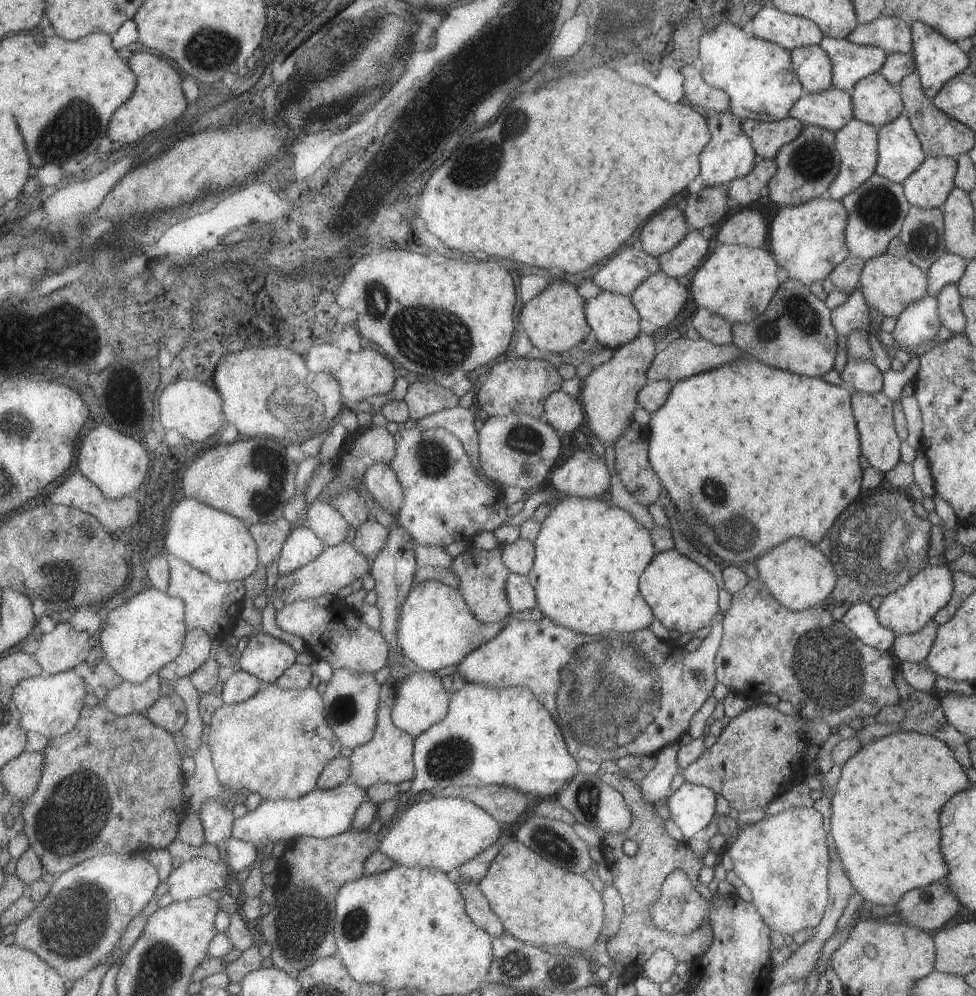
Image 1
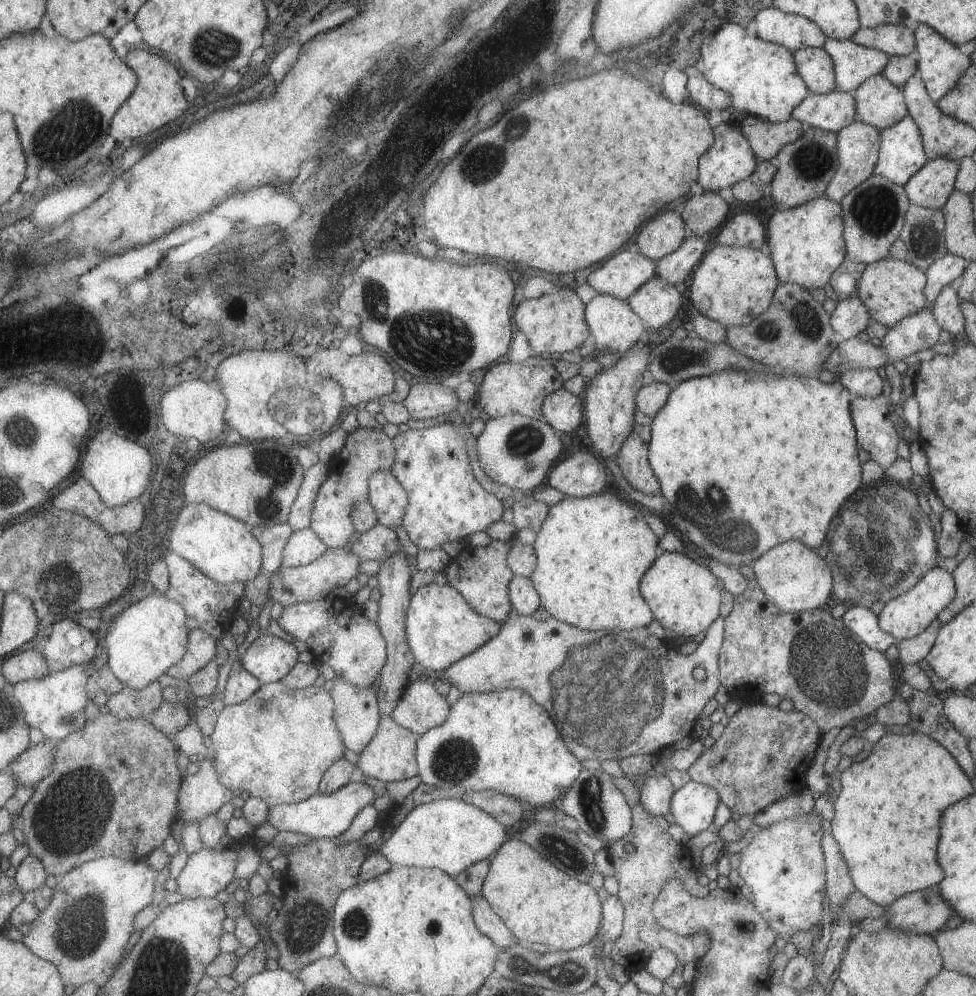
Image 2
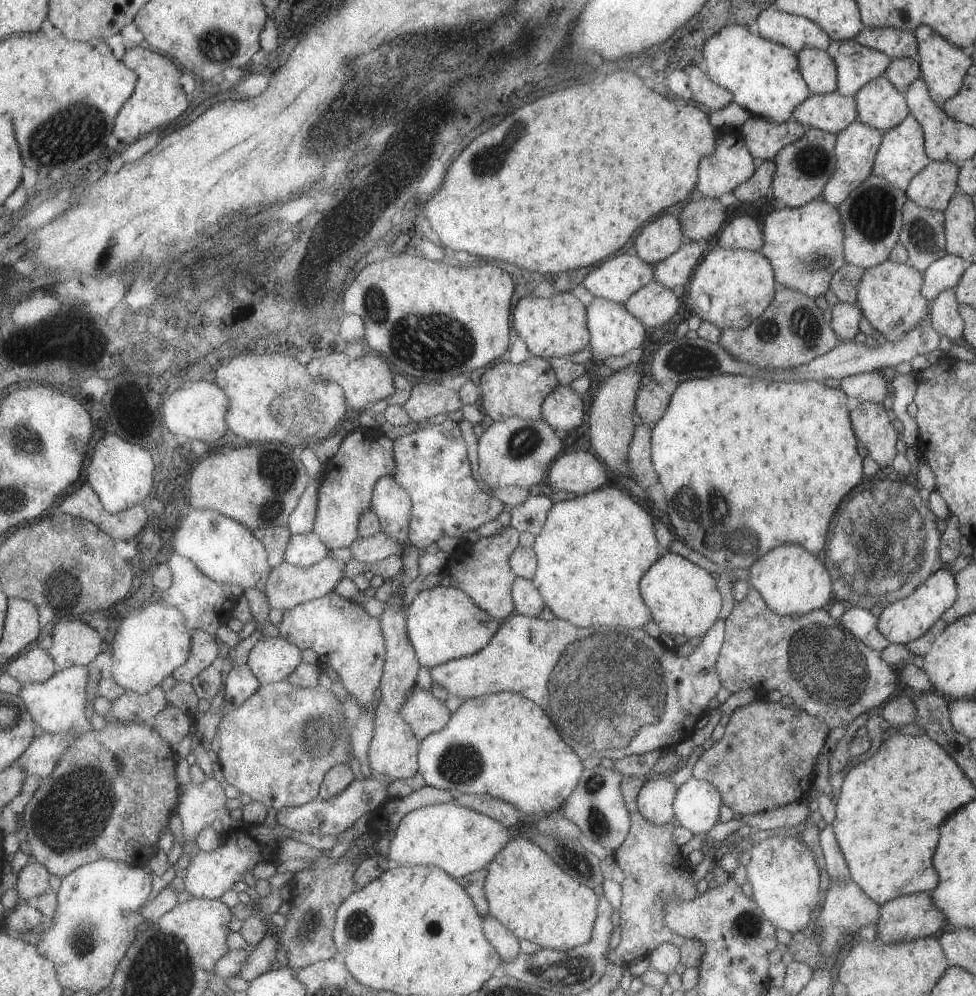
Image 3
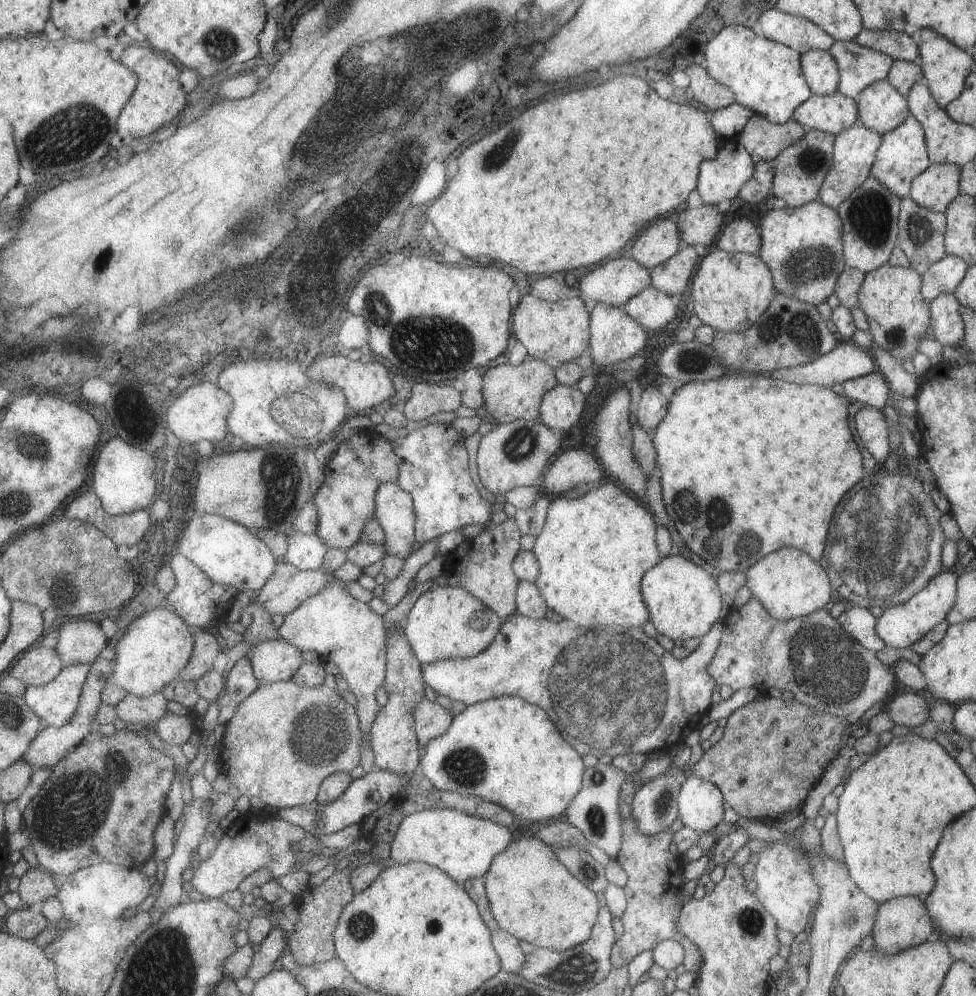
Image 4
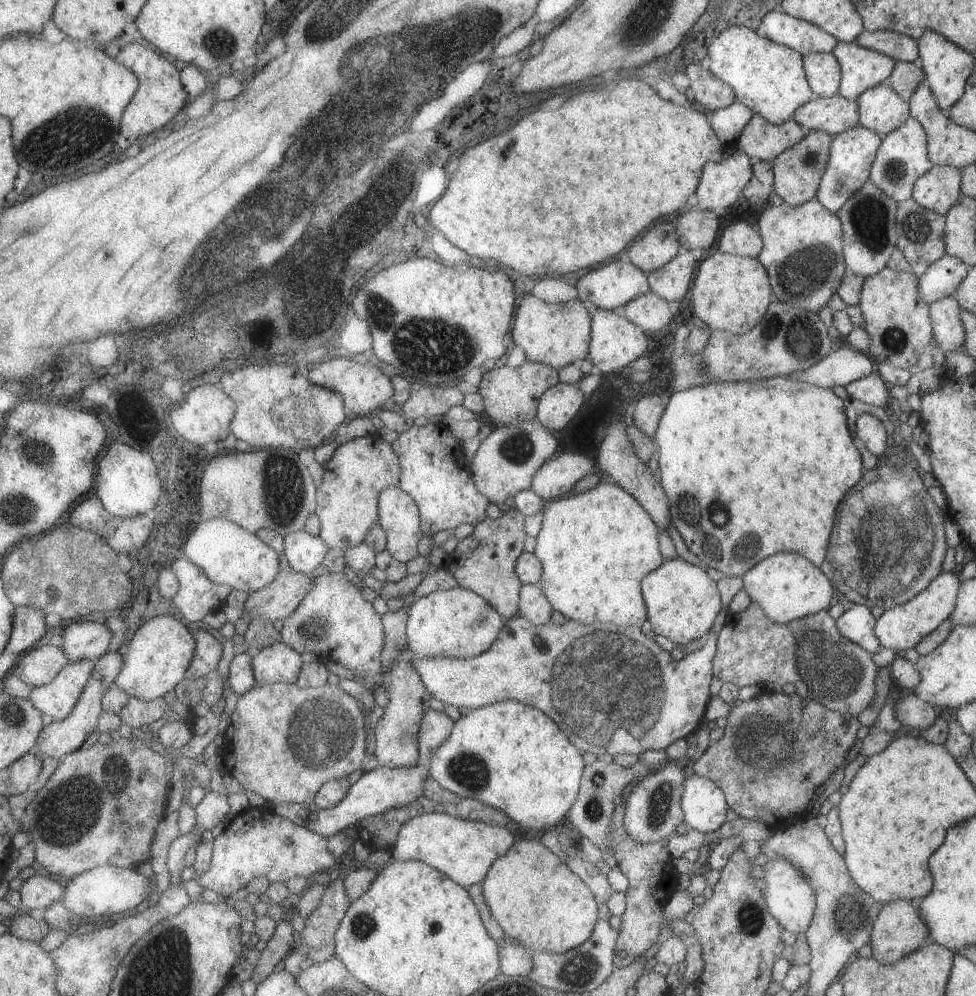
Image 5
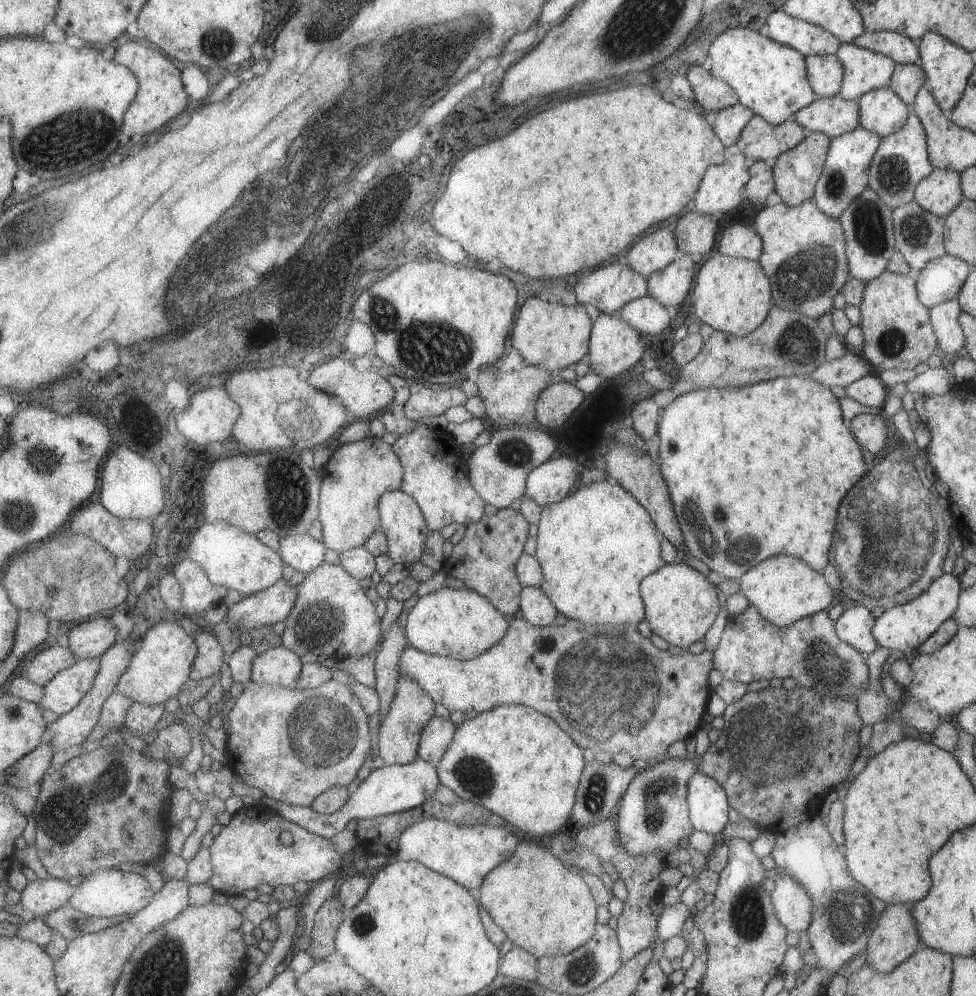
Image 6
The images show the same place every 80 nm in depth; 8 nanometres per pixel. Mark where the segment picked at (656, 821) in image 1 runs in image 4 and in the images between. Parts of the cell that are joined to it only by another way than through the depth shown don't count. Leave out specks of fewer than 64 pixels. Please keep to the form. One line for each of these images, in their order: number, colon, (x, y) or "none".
2: (656, 858)
3: (654, 871)
4: (654, 871)

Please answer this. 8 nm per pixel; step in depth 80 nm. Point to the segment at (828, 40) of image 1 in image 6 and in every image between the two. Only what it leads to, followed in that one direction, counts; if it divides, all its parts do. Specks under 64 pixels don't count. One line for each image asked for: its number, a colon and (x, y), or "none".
2: (852, 63)
3: (856, 65)
4: (858, 67)
5: (860, 68)
6: (863, 70)

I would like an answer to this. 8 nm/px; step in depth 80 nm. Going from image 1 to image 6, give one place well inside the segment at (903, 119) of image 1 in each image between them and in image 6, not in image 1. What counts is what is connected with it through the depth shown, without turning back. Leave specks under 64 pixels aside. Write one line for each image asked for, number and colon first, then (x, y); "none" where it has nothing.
2: (900, 153)
3: (900, 155)
4: (902, 155)
5: (901, 158)
6: (900, 161)

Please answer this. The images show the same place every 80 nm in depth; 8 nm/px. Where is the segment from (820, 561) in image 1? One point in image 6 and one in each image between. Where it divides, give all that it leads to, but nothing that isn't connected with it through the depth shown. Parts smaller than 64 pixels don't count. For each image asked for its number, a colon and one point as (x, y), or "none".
2: (792, 576)
3: (790, 581)
4: (788, 584)
5: (787, 586)
6: (783, 589)

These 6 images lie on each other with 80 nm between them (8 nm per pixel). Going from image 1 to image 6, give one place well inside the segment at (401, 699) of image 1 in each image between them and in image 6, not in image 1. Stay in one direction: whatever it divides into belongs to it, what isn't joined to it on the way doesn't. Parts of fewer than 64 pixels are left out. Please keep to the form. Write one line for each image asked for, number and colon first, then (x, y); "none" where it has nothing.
2: (420, 708)
3: (425, 715)
4: (431, 720)
5: (435, 726)
6: (438, 734)

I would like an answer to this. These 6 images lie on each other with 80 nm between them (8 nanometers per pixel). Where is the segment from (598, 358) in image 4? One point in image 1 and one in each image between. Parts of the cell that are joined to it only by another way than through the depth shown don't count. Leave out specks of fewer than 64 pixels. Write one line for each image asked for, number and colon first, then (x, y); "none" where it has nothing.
1: (613, 319)
2: (615, 328)
3: (613, 331)

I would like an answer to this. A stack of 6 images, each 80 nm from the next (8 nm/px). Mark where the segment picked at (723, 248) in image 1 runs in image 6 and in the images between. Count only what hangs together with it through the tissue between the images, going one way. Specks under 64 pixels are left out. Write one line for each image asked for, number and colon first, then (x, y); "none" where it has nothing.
2: (731, 285)
3: (729, 288)
4: (730, 291)
5: (730, 293)
6: (732, 295)

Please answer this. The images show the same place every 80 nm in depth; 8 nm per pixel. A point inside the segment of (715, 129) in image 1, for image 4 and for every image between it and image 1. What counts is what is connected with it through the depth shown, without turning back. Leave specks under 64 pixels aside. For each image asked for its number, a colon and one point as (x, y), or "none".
2: (729, 159)
3: (730, 164)
4: (719, 179)

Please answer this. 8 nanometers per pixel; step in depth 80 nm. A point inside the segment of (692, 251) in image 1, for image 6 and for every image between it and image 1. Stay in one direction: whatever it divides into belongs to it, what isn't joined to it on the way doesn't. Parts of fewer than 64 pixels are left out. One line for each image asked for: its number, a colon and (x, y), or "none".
2: (674, 267)
3: (675, 270)
4: (671, 277)
5: (671, 281)
6: (669, 286)

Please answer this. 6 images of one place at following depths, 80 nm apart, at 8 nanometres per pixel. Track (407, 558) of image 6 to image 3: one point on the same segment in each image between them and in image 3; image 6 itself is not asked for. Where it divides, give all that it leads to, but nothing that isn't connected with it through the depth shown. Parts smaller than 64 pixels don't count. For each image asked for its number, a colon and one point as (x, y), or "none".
3: (393, 504)
4: (395, 511)
5: (399, 516)

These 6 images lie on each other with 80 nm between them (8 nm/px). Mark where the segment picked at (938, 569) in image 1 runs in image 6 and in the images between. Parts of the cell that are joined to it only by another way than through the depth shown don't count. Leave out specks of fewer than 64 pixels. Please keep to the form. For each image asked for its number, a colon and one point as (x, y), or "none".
2: (905, 616)
3: (906, 619)
4: (901, 626)
5: (900, 628)
6: (905, 627)

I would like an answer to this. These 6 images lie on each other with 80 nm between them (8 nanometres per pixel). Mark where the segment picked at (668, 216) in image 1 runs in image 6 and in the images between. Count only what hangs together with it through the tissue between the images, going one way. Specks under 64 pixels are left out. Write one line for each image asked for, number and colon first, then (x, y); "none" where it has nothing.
2: (663, 233)
3: (658, 239)
4: (659, 240)
5: (658, 245)
6: (651, 253)

